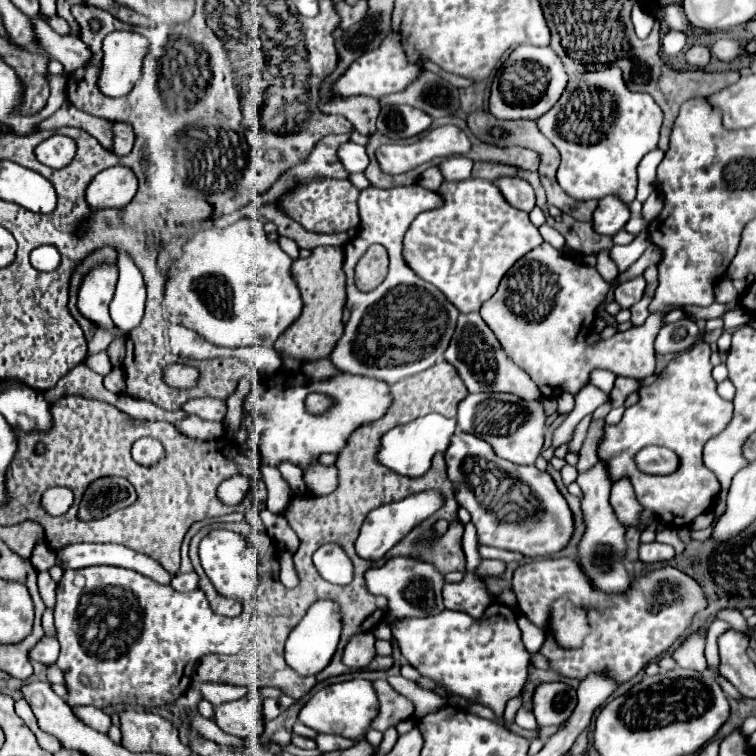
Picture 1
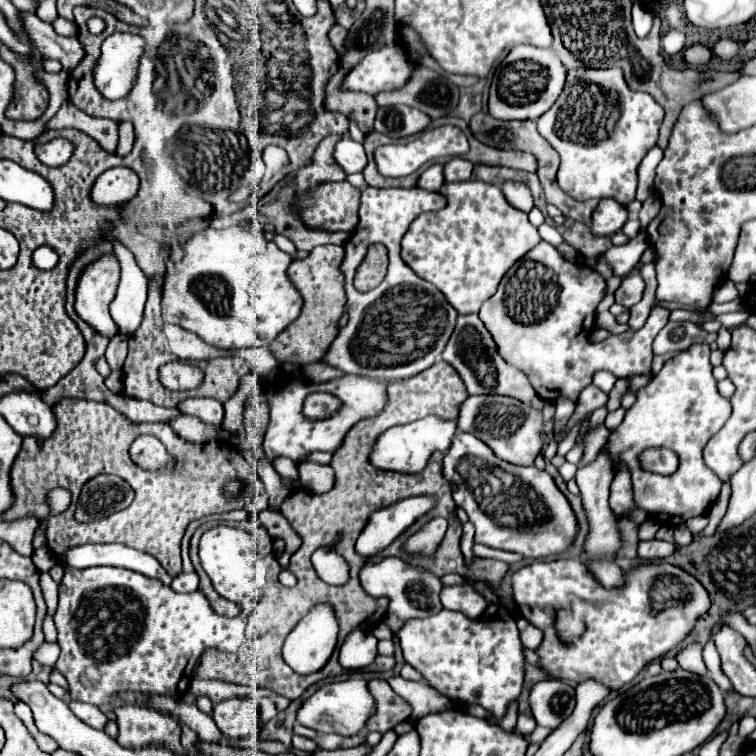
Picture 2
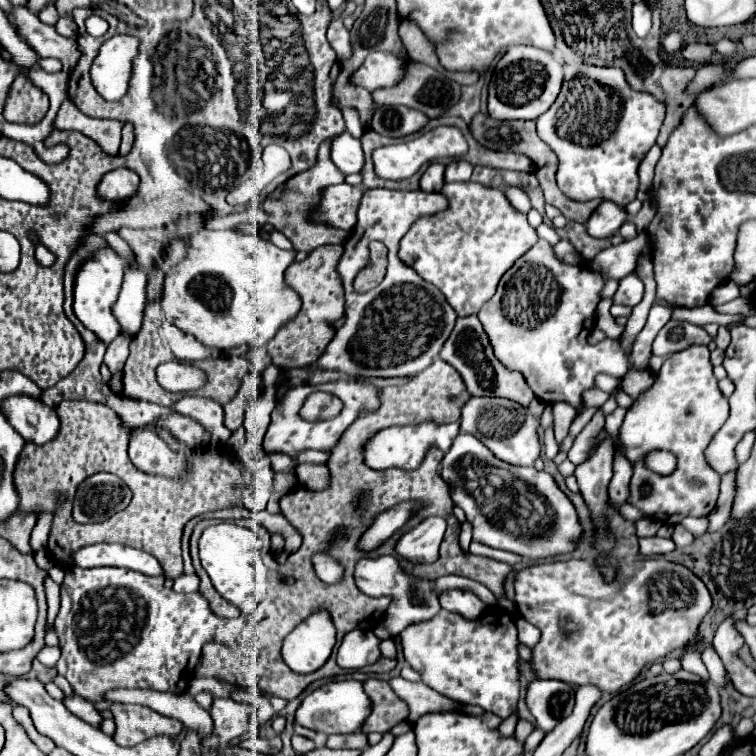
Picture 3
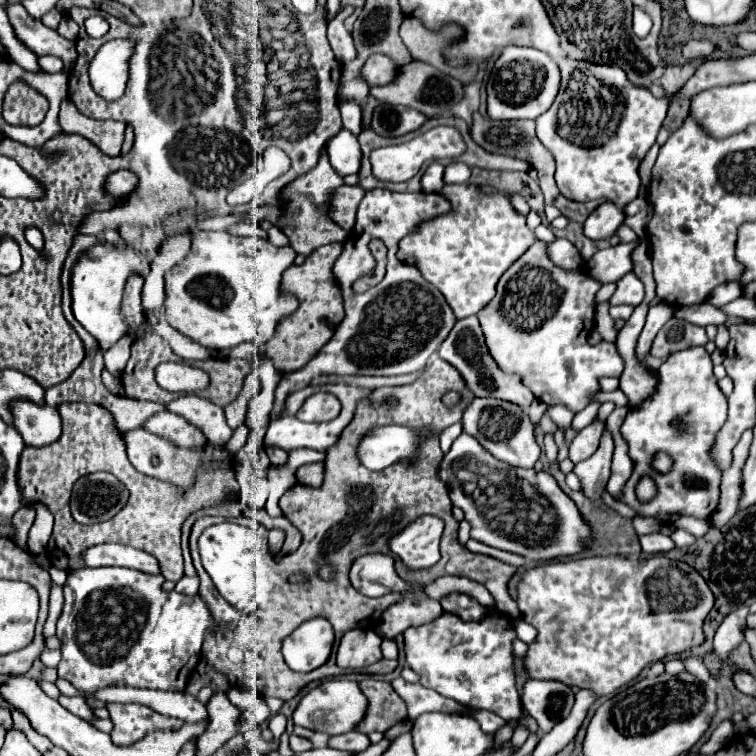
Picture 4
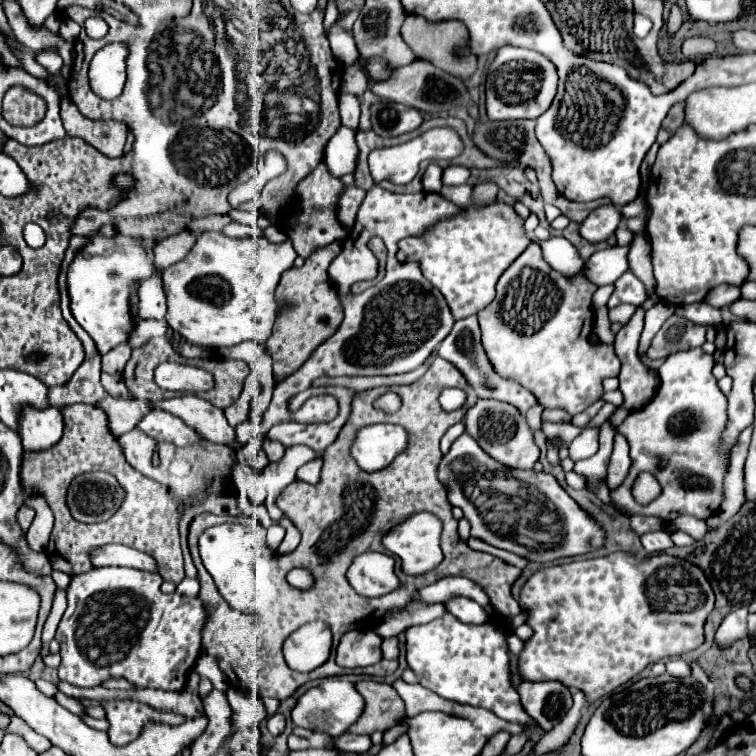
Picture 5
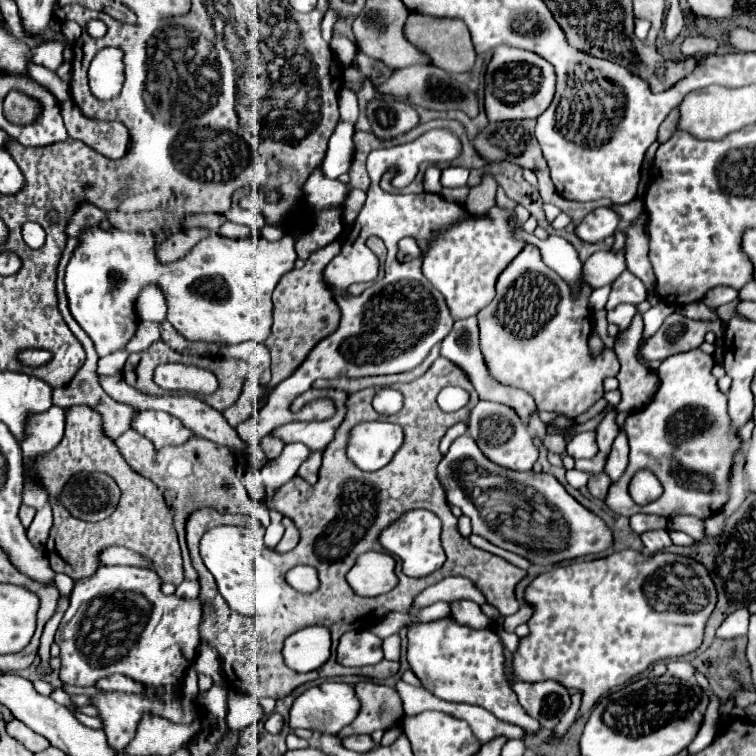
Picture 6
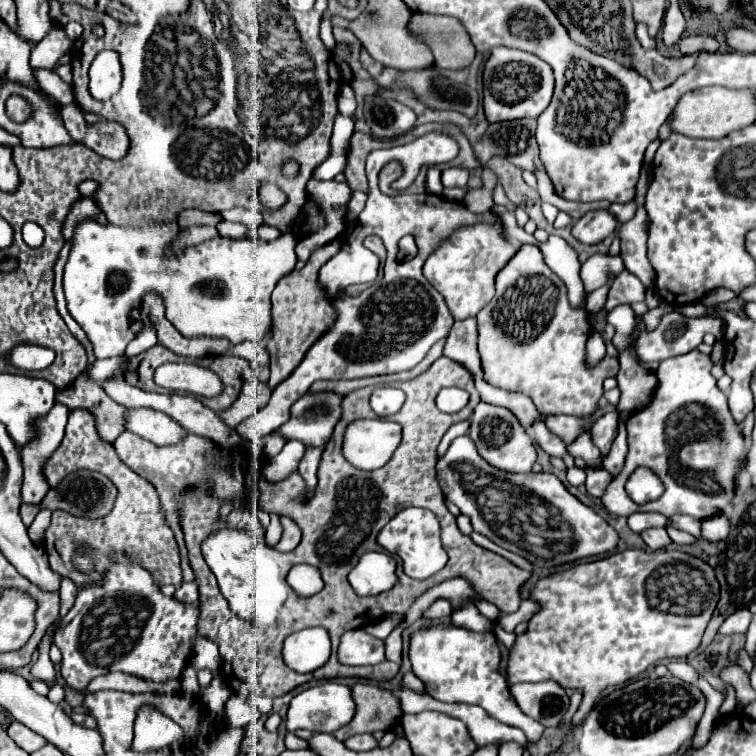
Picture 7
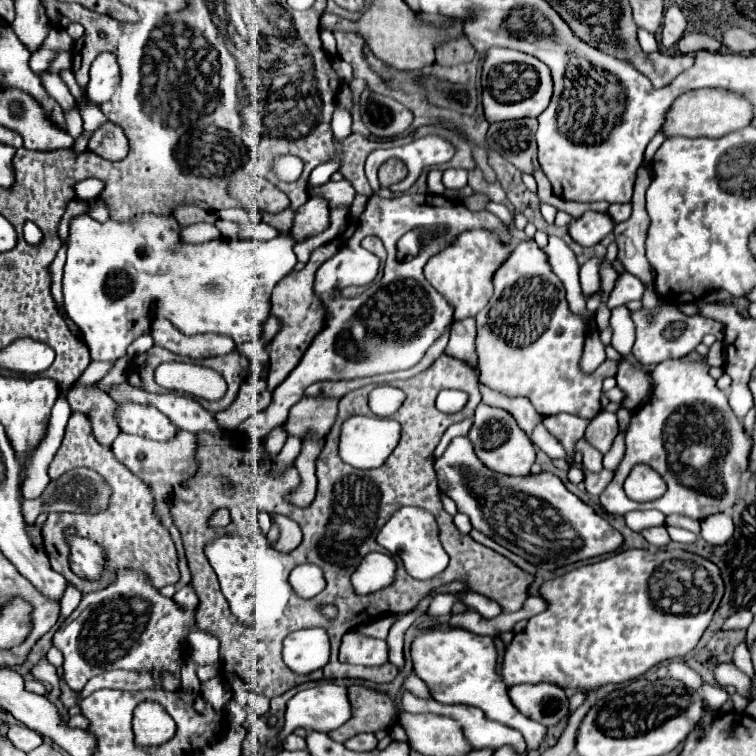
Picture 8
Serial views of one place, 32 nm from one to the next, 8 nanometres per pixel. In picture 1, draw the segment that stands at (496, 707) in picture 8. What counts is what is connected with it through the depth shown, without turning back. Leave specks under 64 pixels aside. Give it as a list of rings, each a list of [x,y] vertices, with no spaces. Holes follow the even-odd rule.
[[[502,602],[490,604],[478,620],[460,610],[442,610],[428,618],[400,618],[392,624],[384,620],[384,624],[392,630],[402,656],[422,676],[432,678],[450,694],[478,700],[502,716],[504,704],[522,692],[530,654],[524,648],[514,610]]]

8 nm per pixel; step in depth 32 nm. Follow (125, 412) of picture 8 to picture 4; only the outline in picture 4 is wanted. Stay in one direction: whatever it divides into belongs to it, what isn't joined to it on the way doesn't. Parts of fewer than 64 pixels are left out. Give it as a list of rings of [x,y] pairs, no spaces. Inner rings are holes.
[[[160,412],[152,416],[152,420],[144,424],[144,428],[178,446],[204,446],[208,442],[198,426],[186,422],[186,418],[172,412]]]

